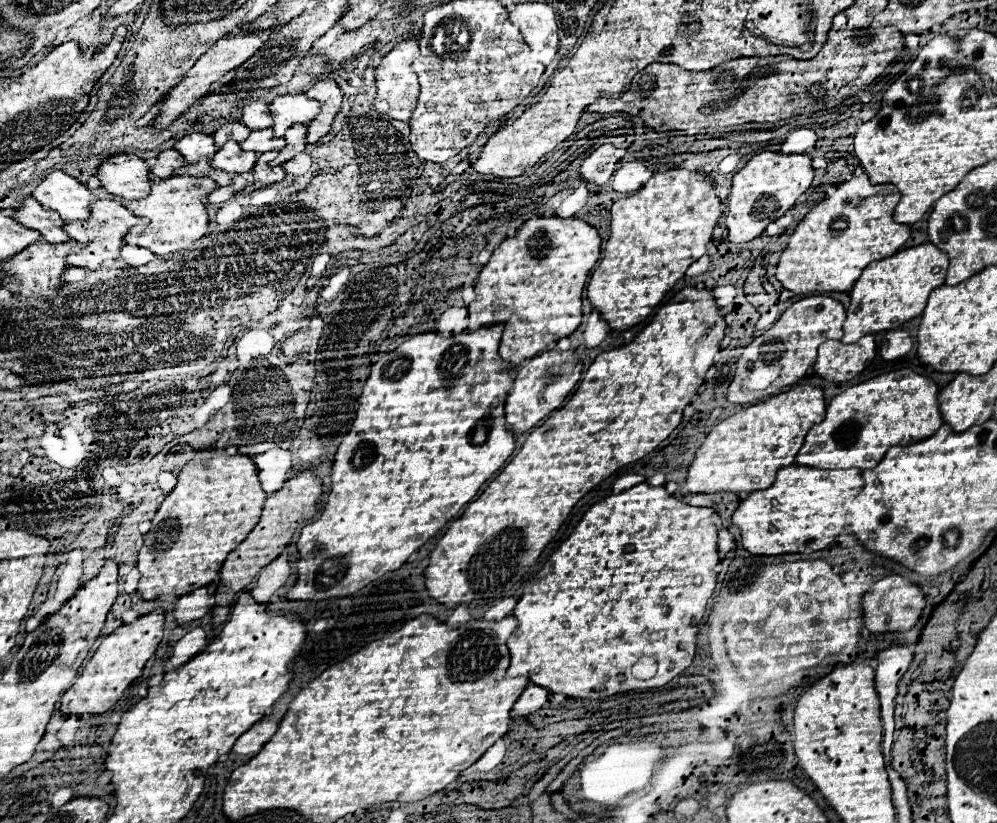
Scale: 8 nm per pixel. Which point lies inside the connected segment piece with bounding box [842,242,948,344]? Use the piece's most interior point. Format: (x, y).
(890, 292)

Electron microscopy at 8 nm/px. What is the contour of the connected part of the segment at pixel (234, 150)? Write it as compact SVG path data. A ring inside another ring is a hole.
M228 140L222 148L216 150L216 156L208 160L212 168L230 172L230 174L240 174L240 172L250 172L256 164L258 154L256 152L244 152L236 140Z

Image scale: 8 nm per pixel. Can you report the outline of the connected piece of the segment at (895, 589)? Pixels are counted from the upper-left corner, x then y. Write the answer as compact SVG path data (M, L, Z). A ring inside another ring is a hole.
M886 576L870 586L870 590L862 598L862 614L864 614L864 626L874 634L888 634L888 632L908 632L916 626L922 608L926 606L926 598L922 590L914 584L910 584L902 576Z

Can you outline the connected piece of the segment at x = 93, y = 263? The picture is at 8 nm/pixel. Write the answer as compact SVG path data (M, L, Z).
M96 200L96 202L92 202L90 204L90 216L86 220L64 222L64 230L70 238L74 238L78 242L91 242L88 244L88 248L68 254L68 266L96 270L100 266L111 265L120 253L120 244L124 240L124 234L136 224L138 224L138 218L126 206L122 206L118 200Z

